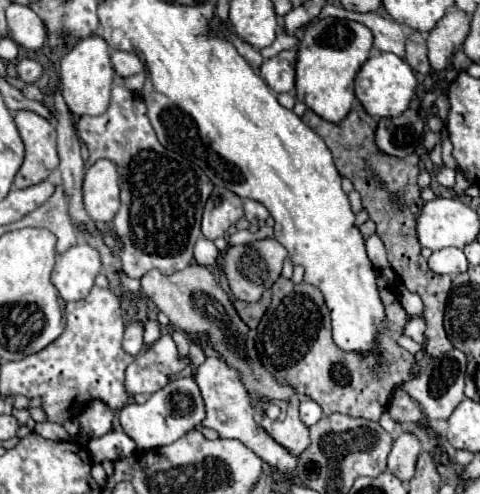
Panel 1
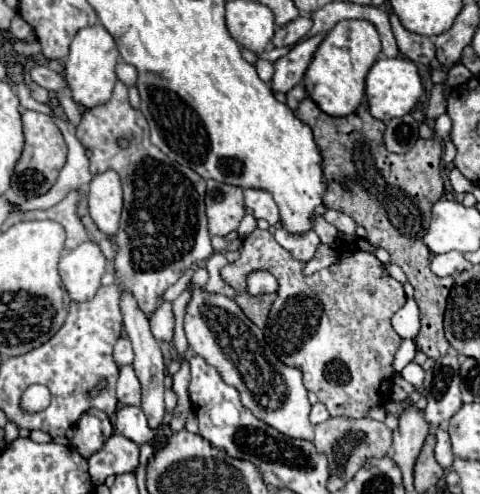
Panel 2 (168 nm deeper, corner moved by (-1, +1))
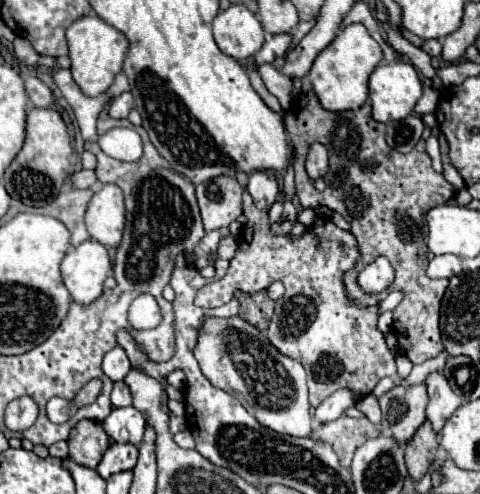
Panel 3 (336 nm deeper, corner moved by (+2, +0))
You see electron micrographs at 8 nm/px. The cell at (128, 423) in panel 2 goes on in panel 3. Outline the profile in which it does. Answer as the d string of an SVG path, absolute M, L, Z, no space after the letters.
M133 406L113 408L111 414L103 420L103 430L115 442L129 442L129 444L137 446L143 440L145 420L143 420L141 412Z

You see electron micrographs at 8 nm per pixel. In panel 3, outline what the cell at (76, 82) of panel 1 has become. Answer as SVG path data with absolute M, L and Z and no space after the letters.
M87 14L77 18L67 28L67 42L69 42L69 58L71 58L71 72L83 94L99 96L103 94L115 80L115 76L123 68L125 54L129 50L129 42L125 34L103 22L97 14Z

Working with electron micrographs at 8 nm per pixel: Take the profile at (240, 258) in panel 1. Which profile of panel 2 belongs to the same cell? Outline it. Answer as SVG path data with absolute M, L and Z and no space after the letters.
M252 271L248 273L246 277L246 283L248 283L248 293L250 295L262 295L262 293L272 293L278 289L278 283L276 283L276 277L268 271Z

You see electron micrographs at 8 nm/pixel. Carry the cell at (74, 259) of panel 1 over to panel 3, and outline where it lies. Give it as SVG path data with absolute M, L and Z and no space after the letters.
M87 240L71 248L61 264L63 282L77 304L91 304L103 292L103 282L111 272L111 258L103 244Z

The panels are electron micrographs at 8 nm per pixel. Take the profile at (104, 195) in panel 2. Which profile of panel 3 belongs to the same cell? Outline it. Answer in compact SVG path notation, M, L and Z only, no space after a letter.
M105 184L103 190L99 190L89 202L85 224L91 238L103 246L117 248L125 228L125 204L121 188L115 184Z

